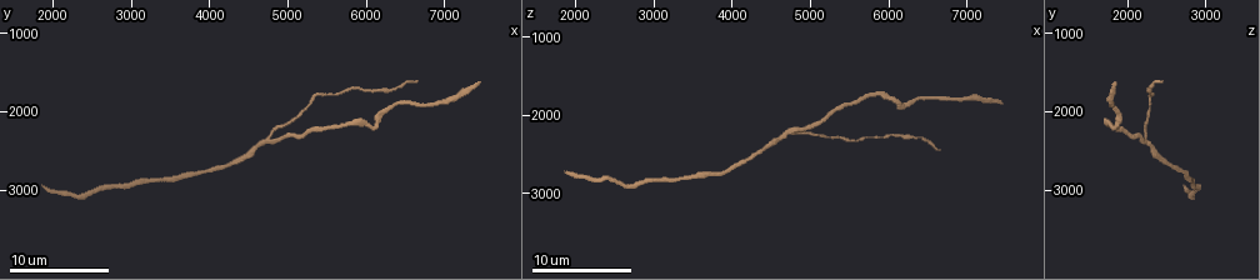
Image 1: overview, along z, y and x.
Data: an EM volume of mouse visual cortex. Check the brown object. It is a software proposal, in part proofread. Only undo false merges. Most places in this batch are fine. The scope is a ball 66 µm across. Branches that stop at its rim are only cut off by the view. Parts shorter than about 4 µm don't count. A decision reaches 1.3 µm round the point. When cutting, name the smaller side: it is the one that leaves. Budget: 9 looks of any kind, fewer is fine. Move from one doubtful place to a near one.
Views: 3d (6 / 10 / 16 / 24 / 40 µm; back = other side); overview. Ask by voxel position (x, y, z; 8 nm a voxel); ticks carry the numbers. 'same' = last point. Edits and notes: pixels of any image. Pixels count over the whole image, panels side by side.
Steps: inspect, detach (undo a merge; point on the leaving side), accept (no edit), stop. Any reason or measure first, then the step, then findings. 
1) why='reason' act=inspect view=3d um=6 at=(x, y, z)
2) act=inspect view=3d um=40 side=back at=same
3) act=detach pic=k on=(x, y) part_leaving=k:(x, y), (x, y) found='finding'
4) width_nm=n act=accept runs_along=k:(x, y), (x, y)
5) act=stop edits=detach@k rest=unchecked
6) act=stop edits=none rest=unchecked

why='a narrow waist' act=inspect view=3d um=16 at=(6050, 2200, 1800)

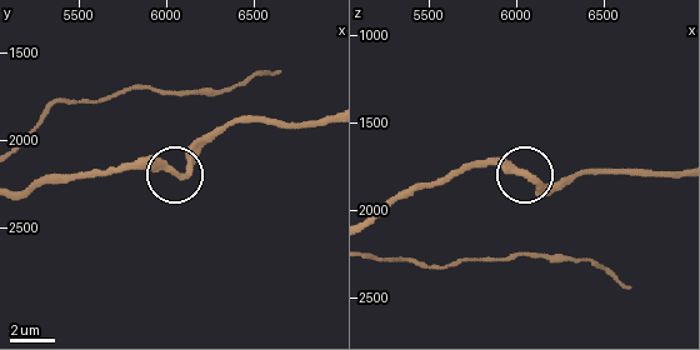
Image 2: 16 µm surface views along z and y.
why='zoom in' act=inspect view=3d um=6 at=(6020, 2180, 1800)

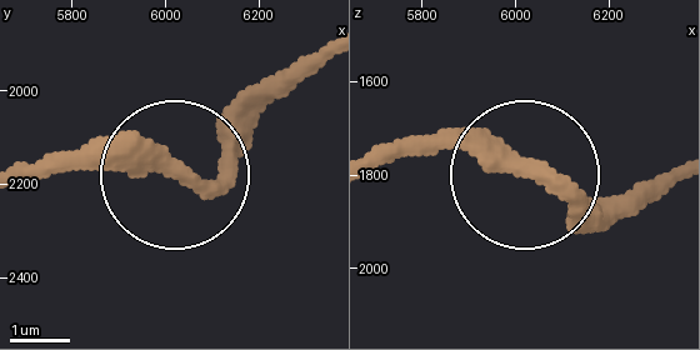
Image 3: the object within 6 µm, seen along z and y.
act=accept runs_along=3:(370, 168), (475, 143), (565, 198), (634, 218) found='continuous, no second cell'

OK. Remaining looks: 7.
act=inspect view=3d um=6 at=(4600, 2400, 2300)

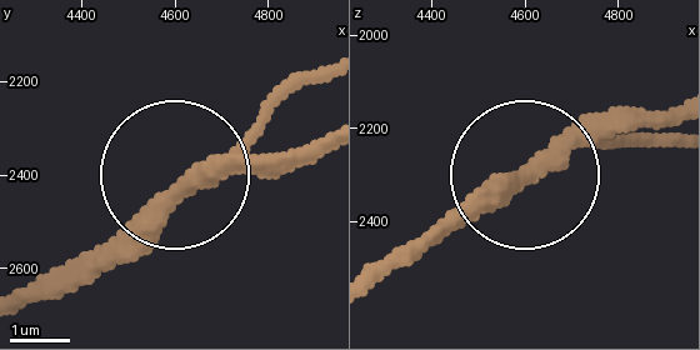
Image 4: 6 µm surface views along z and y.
act=accept runs_along=4:(565, 164), (535, 174), (675, 119) found='all the same cell'

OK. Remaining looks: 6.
act=inspect view=3d um=10 at=(3350, 2900, 2850)

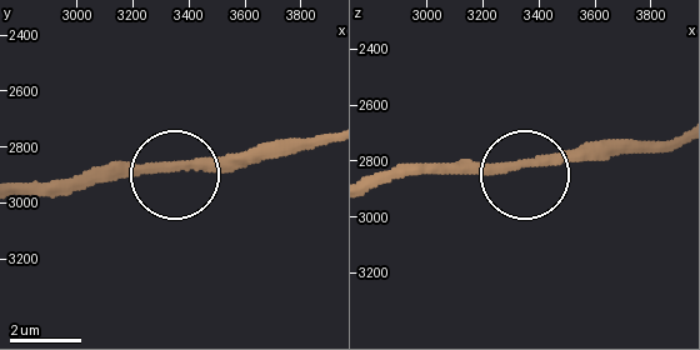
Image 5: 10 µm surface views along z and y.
width_nm=250 act=accept runs_along=5:(328, 144), (256, 146), (166, 174), (80, 174) found='one cell here'

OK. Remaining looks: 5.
why='sudden change in width' act=inspect view=3d um=16 at=(6000, 1750, 2250)

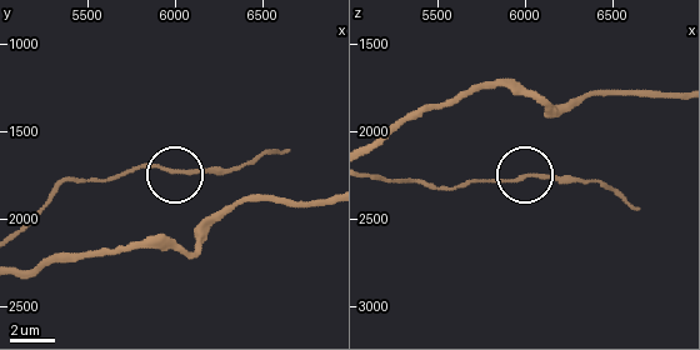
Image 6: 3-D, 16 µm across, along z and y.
act=inspect view=3d um=16 side=back at=(6000, 1720, 2260)

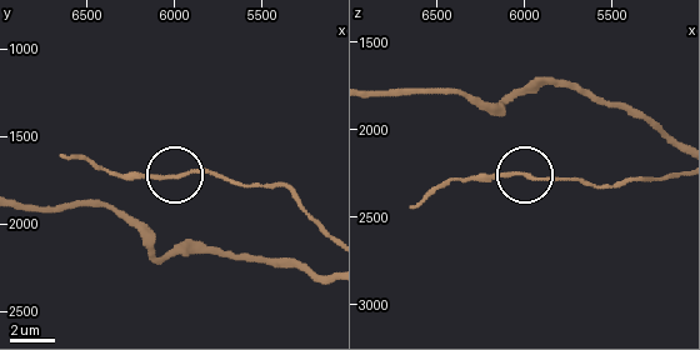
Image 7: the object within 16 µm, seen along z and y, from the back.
act=accept runs_along=7:(324, 229), (279, 184), (234, 184), (206, 173), (108, 173) found='all the same cell'

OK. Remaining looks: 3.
act=stop edits=none rest=unchecked

